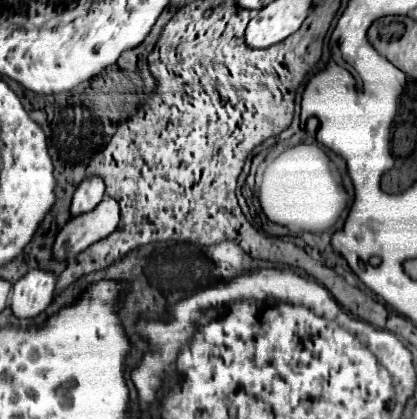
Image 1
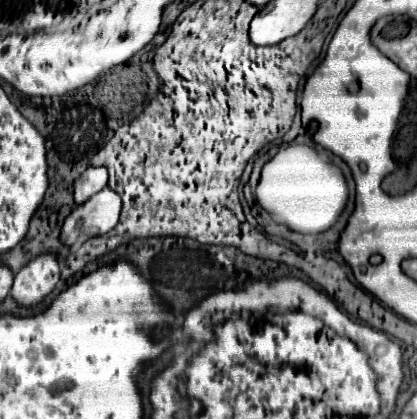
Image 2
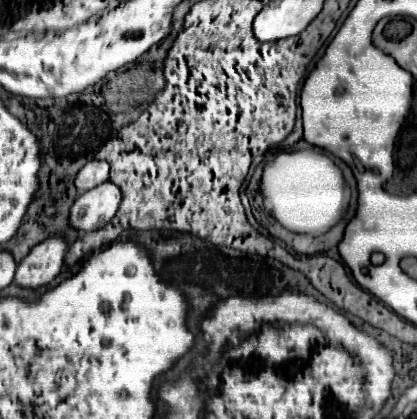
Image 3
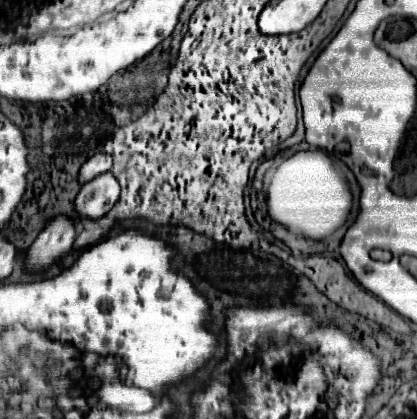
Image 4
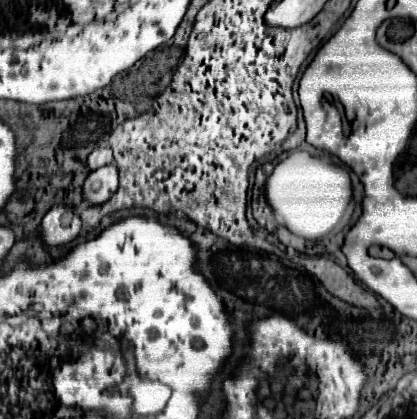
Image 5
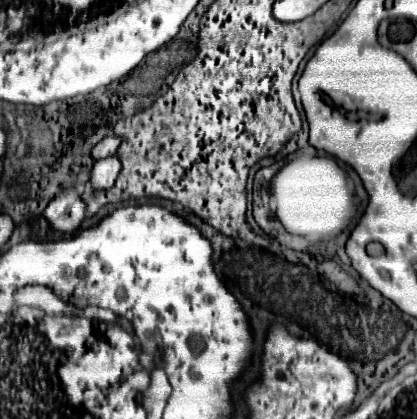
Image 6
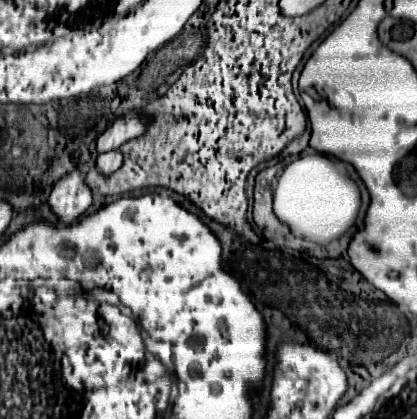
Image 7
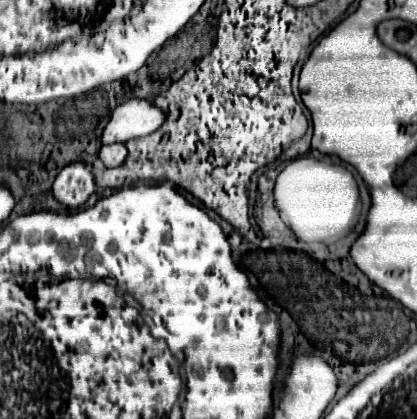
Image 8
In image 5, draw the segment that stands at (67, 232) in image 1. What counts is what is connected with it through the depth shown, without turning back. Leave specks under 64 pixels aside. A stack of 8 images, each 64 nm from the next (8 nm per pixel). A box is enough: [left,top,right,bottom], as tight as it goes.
[84,164,118,204]

